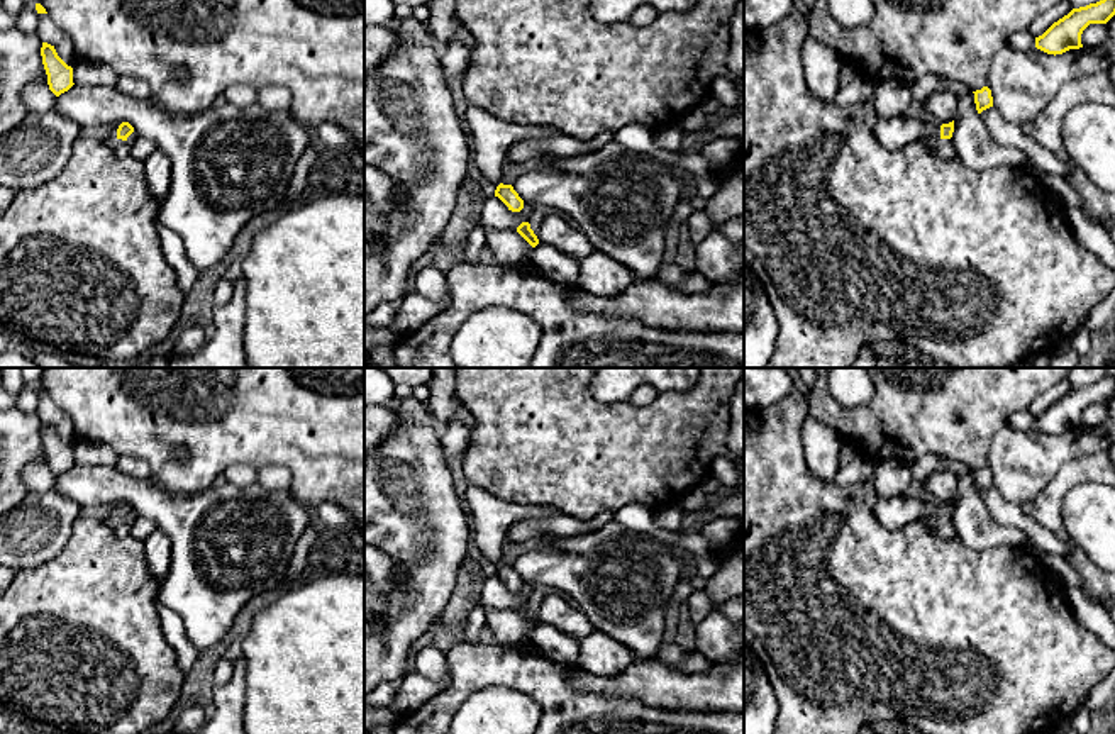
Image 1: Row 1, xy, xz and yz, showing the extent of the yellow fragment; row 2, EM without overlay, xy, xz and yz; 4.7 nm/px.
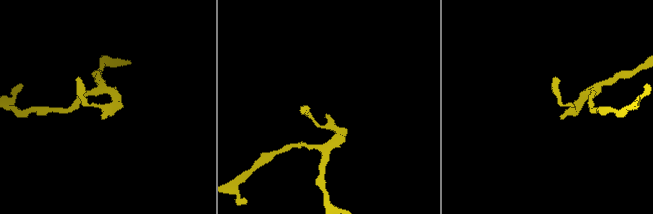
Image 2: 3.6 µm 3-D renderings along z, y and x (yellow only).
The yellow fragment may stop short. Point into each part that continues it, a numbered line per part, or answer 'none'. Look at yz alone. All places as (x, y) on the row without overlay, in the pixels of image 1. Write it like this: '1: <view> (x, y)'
1: yz (893, 512)

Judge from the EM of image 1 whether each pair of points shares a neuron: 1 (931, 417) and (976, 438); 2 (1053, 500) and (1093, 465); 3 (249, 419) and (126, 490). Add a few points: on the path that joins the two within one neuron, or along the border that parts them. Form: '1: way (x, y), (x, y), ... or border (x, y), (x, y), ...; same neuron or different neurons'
1: way (943, 417), (951, 417), (965, 431); same neuron
2: way (1059, 489), (1081, 468); same neuron
3: border (149, 478), (170, 492), (188, 494); different neurons

